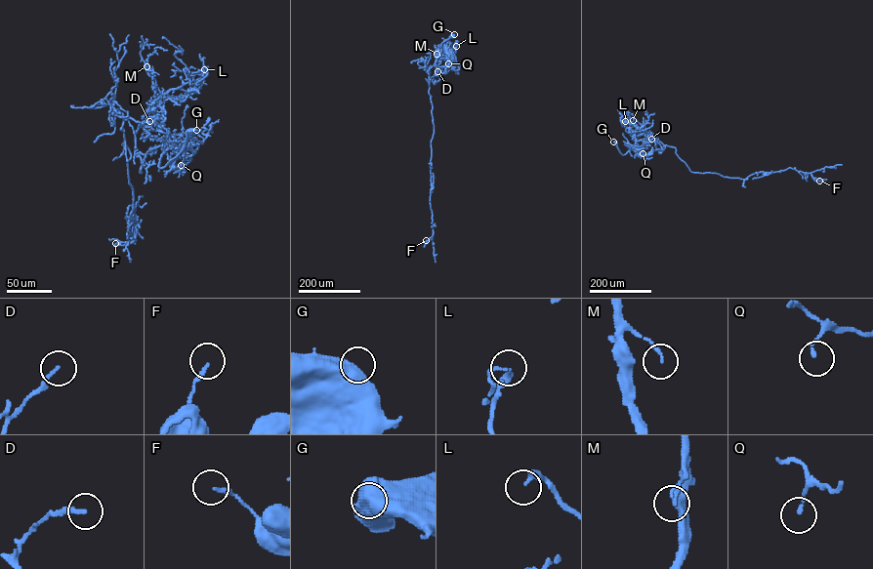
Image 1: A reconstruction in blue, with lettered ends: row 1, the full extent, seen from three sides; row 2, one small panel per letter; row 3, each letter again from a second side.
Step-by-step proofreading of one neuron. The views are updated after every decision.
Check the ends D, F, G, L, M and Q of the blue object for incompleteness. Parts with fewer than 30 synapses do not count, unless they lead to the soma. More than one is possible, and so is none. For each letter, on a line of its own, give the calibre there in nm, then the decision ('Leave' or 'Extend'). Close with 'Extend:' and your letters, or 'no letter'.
D: Thickness 150 nm. Leave
F: Thickness 170 nm. Leave
G: Thickness 750 nm. Leave
L: Thickness 280 nm. Leave
M: Thickness 140 nm. Leave
Q: Thickness 140 nm. Leave
Extend: no letter

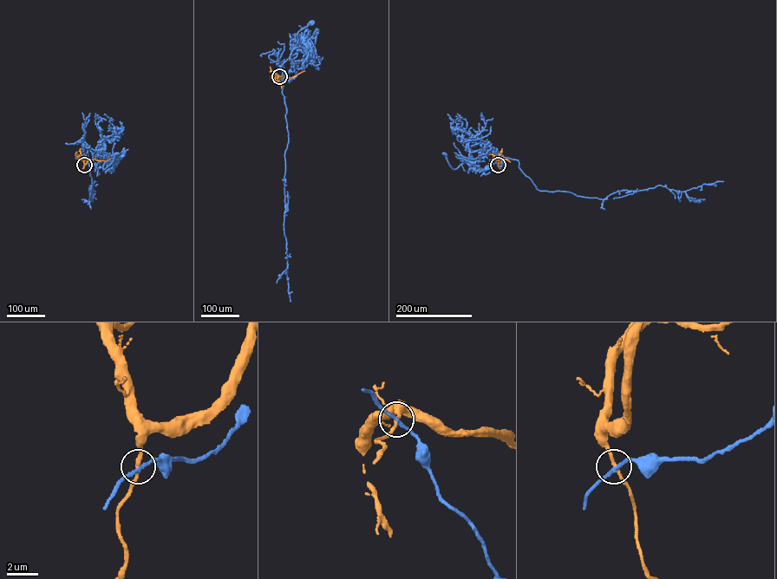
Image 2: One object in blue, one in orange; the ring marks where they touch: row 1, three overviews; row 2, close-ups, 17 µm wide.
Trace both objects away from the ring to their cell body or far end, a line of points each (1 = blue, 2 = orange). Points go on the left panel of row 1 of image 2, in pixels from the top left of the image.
1: (84, 165), (88, 158), (86, 146), (88, 149), (106, 152), (103, 169), (116, 154)
2: (84, 165), (88, 160), (110, 158)

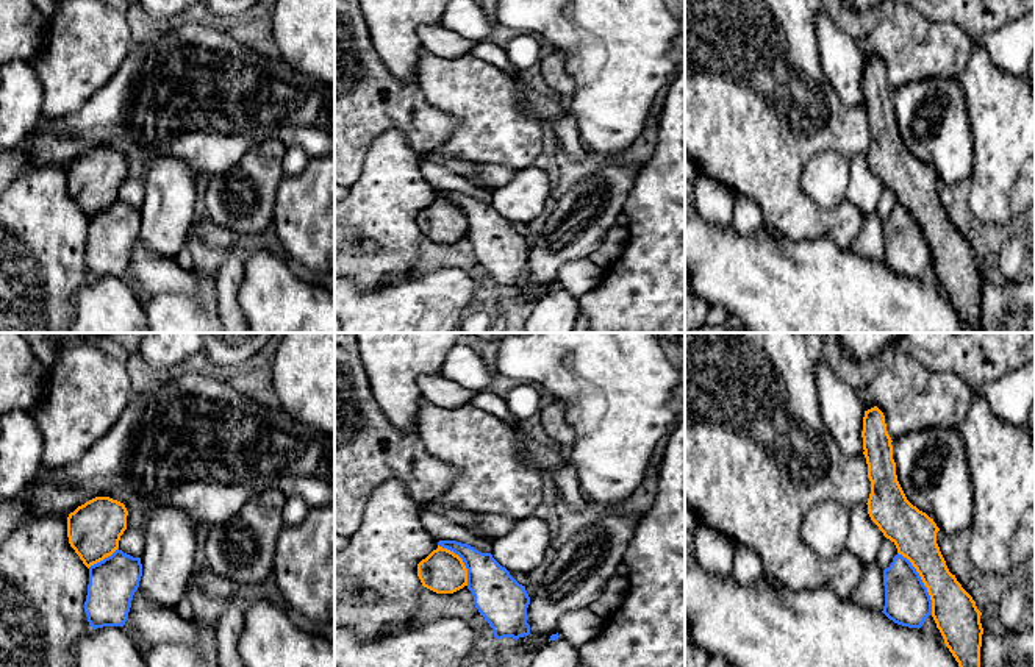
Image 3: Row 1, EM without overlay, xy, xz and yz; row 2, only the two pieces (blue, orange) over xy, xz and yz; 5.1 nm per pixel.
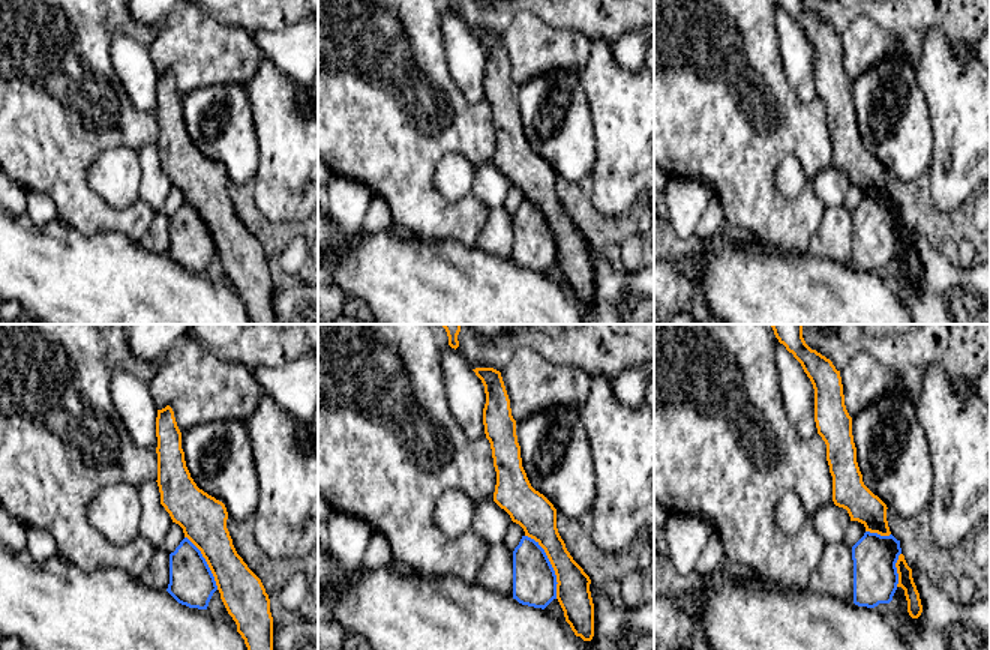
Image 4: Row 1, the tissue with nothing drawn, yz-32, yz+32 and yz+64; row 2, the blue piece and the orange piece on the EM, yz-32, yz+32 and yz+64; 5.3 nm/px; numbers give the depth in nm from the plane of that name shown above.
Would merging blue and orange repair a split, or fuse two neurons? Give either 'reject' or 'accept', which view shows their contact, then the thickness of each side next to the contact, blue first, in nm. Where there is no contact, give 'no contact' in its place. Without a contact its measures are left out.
reject; meets blue in yz; 240 nm thick on the blue side, 220 nm on the other

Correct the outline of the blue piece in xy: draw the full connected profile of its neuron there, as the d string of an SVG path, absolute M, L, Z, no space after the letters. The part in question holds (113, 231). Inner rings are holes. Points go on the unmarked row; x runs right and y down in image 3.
M119 198L89 217L84 262L92 280L125 275L141 226L141 208Z

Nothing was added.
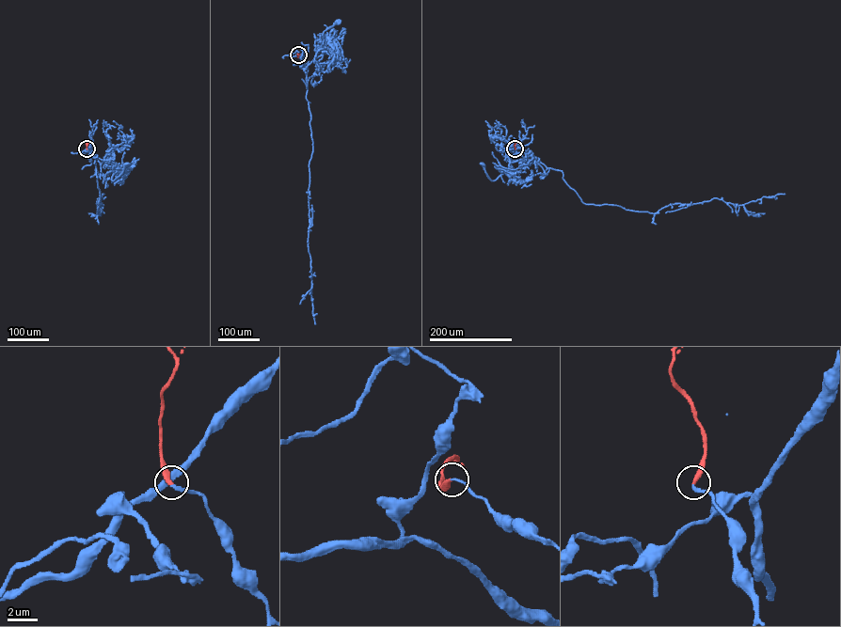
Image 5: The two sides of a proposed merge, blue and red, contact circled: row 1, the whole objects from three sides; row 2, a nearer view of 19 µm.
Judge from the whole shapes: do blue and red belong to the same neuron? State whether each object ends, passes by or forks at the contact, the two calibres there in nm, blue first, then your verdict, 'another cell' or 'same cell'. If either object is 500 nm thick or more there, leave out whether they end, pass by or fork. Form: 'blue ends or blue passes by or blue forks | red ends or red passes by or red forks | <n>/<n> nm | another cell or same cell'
blue ends | red ends | 180/320 nm | same cell

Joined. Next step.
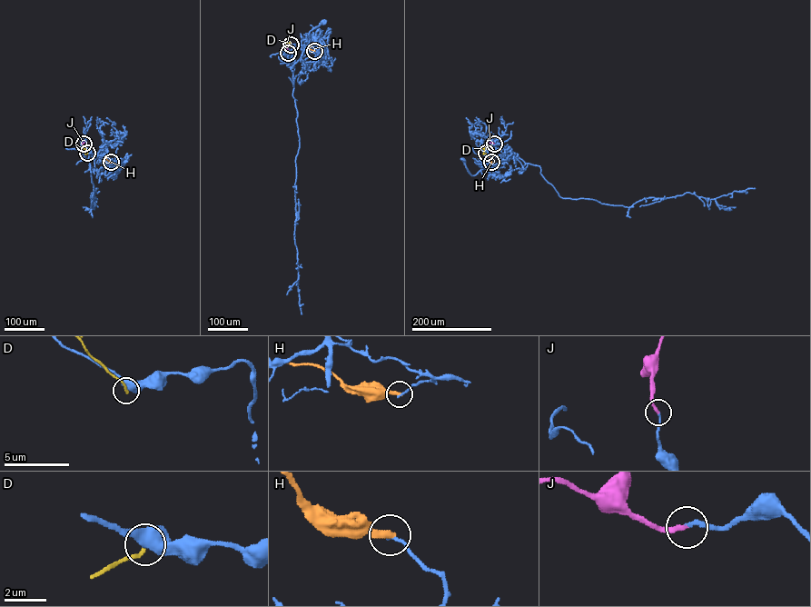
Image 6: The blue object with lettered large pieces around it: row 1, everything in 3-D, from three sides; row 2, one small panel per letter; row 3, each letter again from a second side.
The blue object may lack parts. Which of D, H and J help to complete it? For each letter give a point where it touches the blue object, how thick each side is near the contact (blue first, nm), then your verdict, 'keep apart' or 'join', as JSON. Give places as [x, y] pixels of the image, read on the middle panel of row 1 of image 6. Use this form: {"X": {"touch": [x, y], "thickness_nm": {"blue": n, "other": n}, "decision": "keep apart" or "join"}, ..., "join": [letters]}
{"D": {"touch": [291, 44], "thickness_nm": {"blue": 600, "other": 180}, "decision": "keep apart"}, "H": {"touch": [314, 51], "thickness_nm": {"blue": 150, "other": 320}, "decision": "keep apart"}, "J": {"touch": [288, 53], "thickness_nm": {"blue": 170, "other": 200}, "decision": "join"}, "join": ["J"]}

